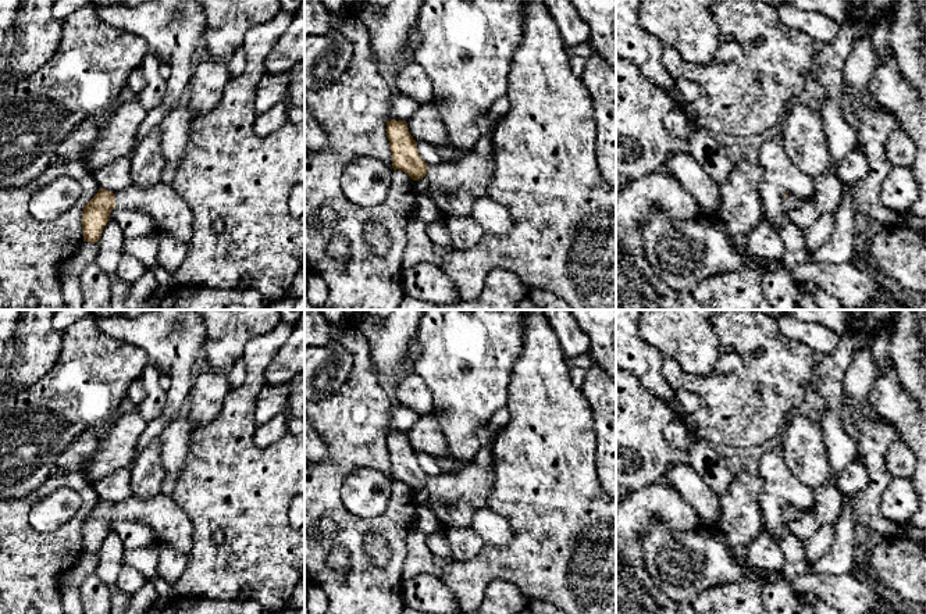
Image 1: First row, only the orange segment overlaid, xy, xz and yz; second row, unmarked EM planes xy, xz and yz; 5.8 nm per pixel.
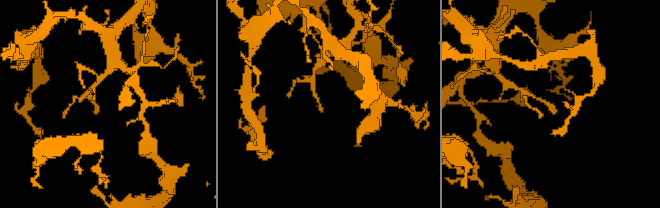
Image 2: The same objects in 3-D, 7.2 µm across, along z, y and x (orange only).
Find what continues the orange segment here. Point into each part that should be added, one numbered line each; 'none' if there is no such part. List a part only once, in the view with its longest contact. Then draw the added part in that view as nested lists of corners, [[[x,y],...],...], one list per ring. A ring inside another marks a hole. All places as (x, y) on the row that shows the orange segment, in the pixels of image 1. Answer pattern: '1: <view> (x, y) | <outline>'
1: xy (170, 213) | [[[161,182],[152,188],[132,185],[115,193],[115,208],[145,213],[153,219],[157,233],[170,233],[185,244],[192,239],[192,211],[171,185]]]

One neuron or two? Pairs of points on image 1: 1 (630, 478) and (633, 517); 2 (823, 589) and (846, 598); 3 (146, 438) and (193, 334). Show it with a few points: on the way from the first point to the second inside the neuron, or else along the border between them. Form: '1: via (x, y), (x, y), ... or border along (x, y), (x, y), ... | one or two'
1: border along (661, 479), (630, 492) | two
2: via (829, 589), (840, 592) | one
3: via (170, 411), (180, 391), (180, 360) | one

